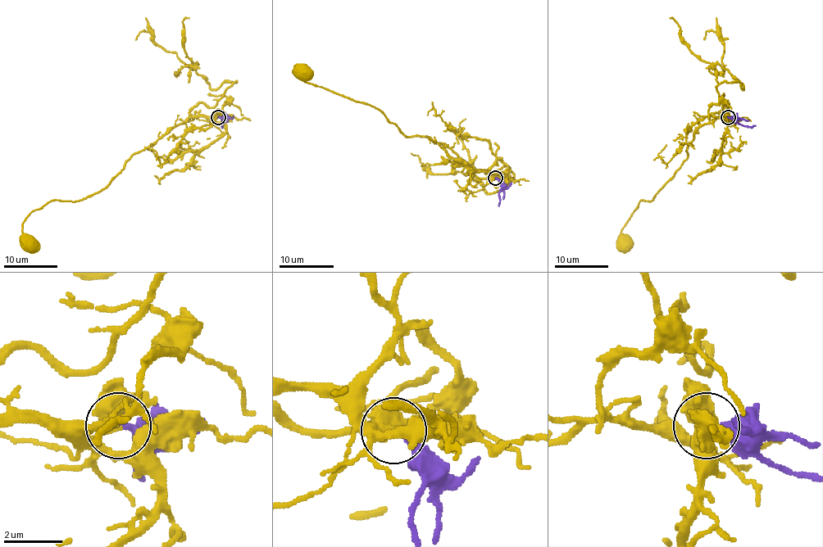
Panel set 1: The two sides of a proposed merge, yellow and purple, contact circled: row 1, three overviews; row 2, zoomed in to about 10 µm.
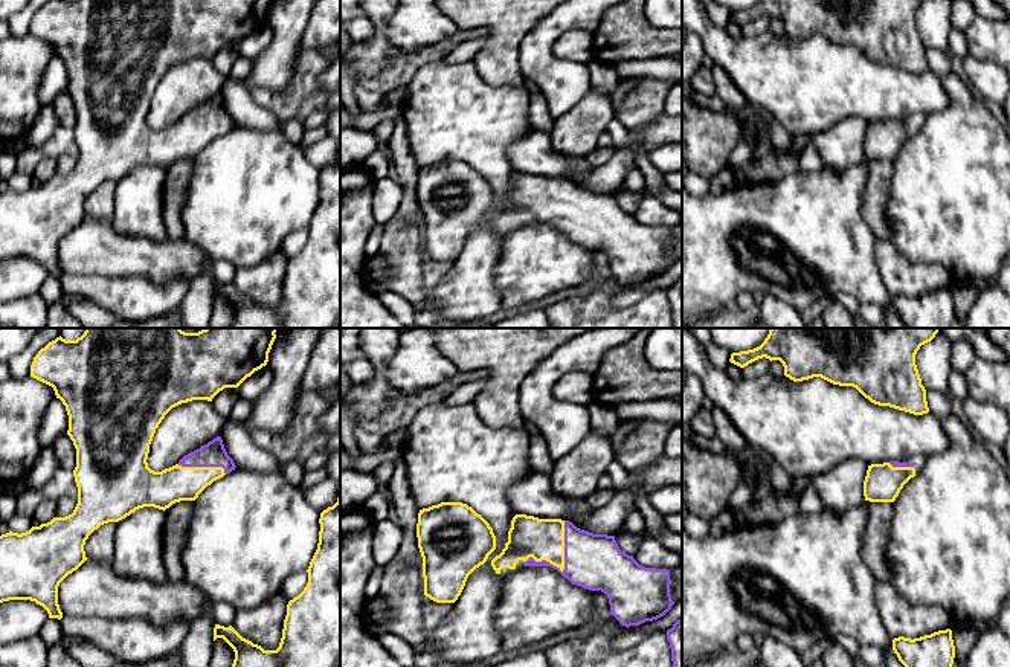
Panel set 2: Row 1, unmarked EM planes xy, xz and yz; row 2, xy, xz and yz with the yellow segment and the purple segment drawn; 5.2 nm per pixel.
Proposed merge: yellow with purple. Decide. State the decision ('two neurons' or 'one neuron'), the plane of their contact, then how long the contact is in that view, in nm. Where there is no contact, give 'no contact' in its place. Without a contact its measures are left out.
one neuron; meets yellow in xz; contact 320 nm long

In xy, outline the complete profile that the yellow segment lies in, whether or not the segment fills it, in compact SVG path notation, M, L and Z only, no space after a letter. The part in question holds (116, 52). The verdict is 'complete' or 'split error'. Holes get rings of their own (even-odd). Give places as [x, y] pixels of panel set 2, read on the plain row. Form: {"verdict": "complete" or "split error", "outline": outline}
{"verdict": "split error", "outline": "M49 0L31 23L31 35L53 46L69 73L67 93L76 107L73 128L78 162L72 172L53 176L26 191L0 194L0 261L31 258L43 264L49 276L63 276L58 244L85 218L84 203L101 183L119 180L143 165L166 168L180 159L195 159L214 139L235 128L221 95L185 113L175 124L162 130L148 125L150 102L165 73L175 64L192 58L207 58L224 46L238 46L269 20L273 0Z"}

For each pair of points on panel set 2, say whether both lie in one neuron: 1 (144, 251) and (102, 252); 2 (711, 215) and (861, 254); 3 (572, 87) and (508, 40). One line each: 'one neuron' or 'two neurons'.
1: one neuron
2: one neuron
3: two neurons

